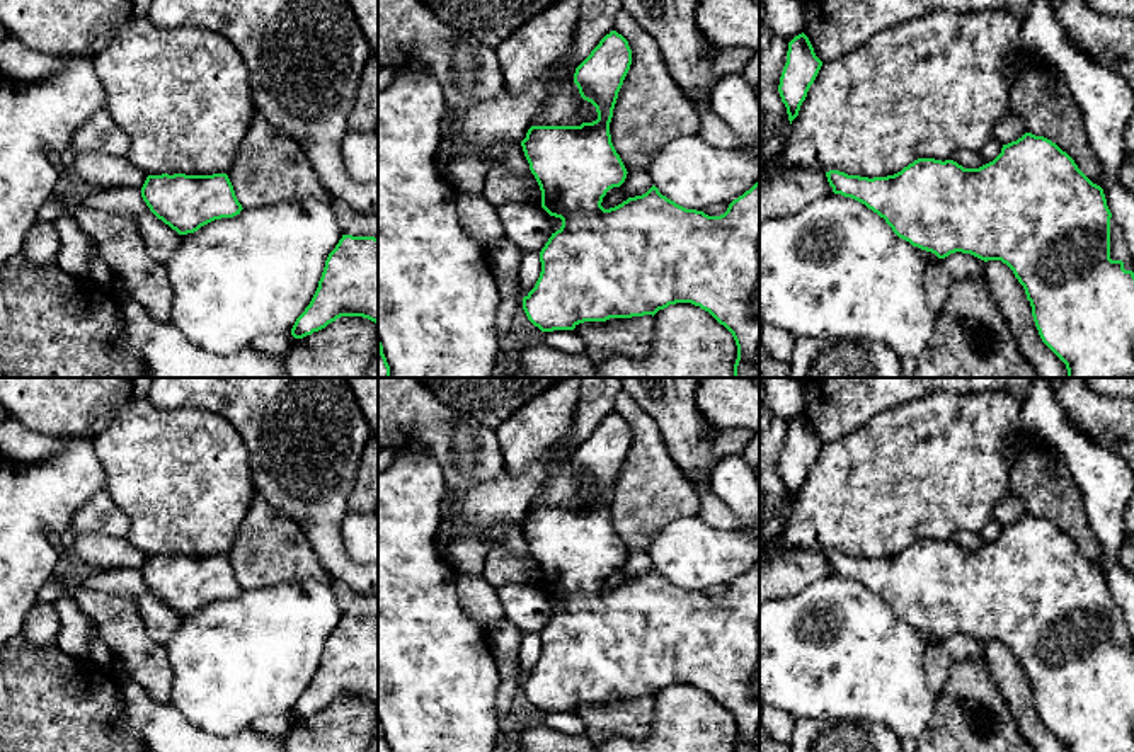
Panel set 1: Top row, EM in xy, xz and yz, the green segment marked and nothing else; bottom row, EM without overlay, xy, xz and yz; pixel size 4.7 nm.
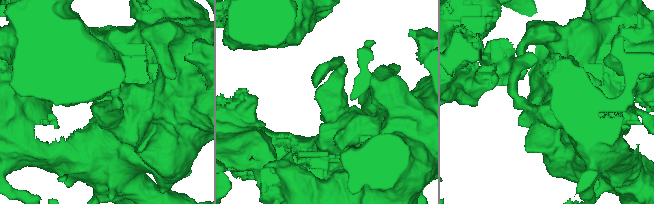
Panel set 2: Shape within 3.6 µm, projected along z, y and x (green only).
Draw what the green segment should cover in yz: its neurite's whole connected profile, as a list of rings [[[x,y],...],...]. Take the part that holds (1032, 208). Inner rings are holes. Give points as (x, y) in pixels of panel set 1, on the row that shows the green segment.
[[[1025,133],[979,168],[918,158],[887,177],[868,179],[839,170],[829,170],[826,177],[834,194],[865,204],[913,247],[938,259],[962,252],[1006,264],[1025,289],[1042,342],[1066,364],[1068,378],[1134,378],[1134,260],[1127,240],[1112,218],[1103,189],[1051,140]]]

